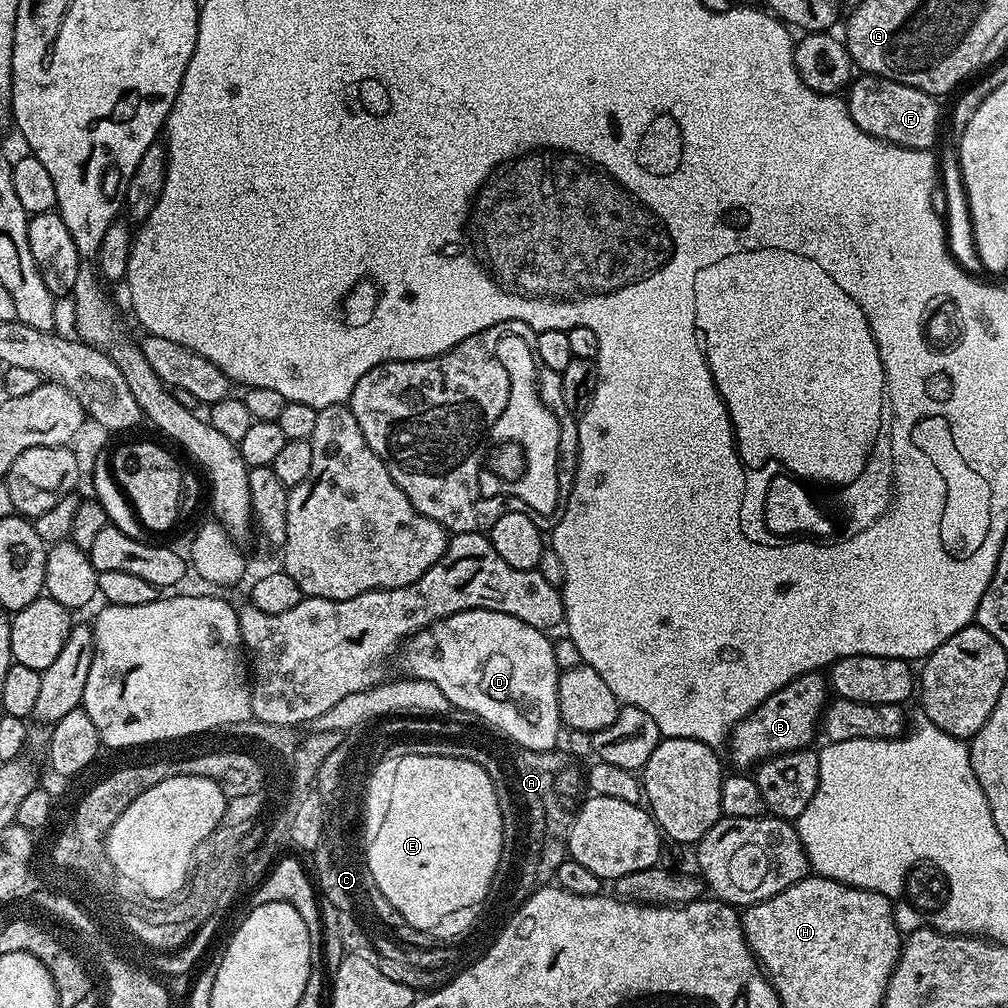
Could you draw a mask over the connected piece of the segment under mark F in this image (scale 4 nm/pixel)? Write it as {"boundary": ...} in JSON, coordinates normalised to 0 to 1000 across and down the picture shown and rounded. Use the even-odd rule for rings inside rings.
{"boundary":[[[853,73],[846,78],[839,91],[839,102],[843,117],[859,133],[870,135],[884,143],[894,143],[897,147],[926,146],[929,130],[933,127],[933,107],[930,96],[919,93],[907,85],[887,81],[883,77]]]}

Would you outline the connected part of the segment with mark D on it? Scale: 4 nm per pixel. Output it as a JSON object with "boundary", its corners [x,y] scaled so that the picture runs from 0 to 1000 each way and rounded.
{"boundary":[[[458,605],[438,615],[432,615],[425,623],[412,627],[400,636],[401,663],[411,675],[422,675],[435,681],[449,703],[471,710],[485,723],[497,726],[509,738],[517,738],[531,746],[547,746],[555,739],[558,727],[556,701],[554,700],[554,677],[557,665],[551,656],[549,636],[543,626],[522,621],[506,609],[490,605]]]}

